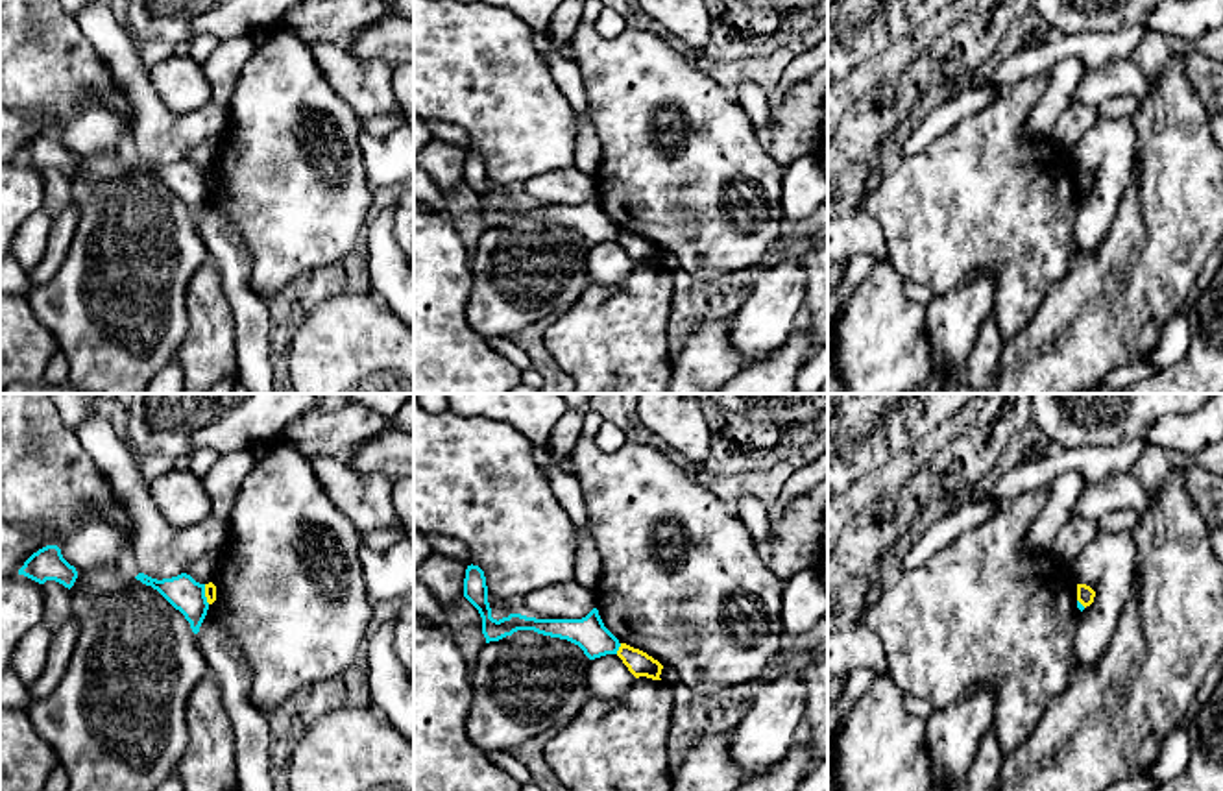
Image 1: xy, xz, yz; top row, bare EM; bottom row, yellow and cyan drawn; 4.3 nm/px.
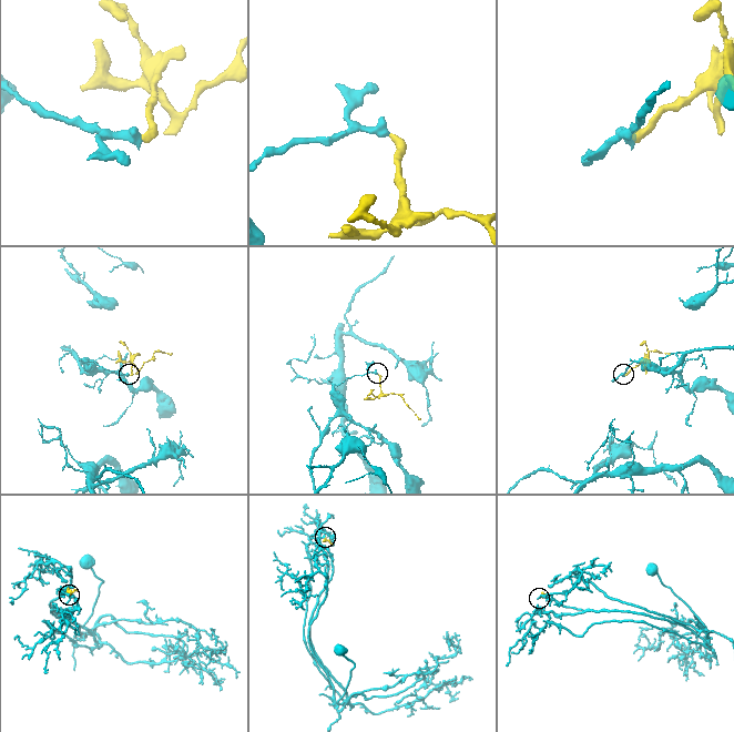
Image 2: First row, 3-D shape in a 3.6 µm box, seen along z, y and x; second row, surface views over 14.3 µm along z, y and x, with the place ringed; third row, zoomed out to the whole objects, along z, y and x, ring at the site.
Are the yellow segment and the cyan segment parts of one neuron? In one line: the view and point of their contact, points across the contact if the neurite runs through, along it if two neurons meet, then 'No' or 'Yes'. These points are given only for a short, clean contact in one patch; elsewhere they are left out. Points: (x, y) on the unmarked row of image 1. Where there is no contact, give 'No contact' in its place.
Touches yellow at xz (619, 235). Boundary: xz (621, 230), (616, 239). No

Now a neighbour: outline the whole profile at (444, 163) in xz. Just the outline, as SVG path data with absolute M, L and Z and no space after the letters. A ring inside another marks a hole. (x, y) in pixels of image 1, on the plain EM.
M430 139L414 157L414 168L427 172L447 198L464 181L466 155L467 148Z

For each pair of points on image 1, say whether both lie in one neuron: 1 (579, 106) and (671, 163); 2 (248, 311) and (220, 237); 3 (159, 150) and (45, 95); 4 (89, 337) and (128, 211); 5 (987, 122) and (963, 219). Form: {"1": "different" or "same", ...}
{"1": "different", "2": "same", "3": "different", "4": "same", "5": "same"}

